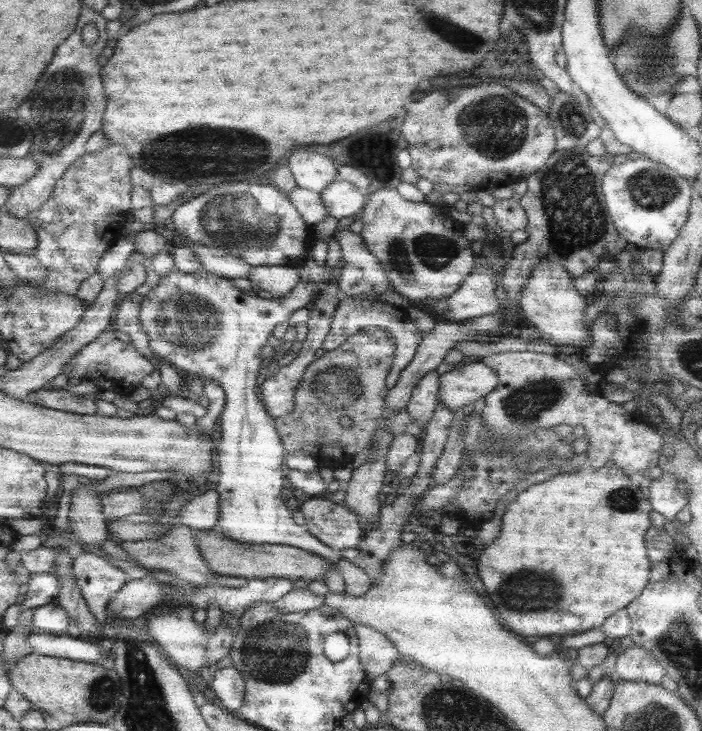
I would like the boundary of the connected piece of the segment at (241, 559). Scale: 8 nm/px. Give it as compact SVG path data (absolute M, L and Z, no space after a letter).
M200 532L201 549L208 559L210 566L217 574L224 576L238 576L249 580L286 578L296 581L306 580L308 583L314 580L323 580L331 564L315 552L303 548L284 546L278 544L264 544L254 546L253 544L242 544L238 540L232 540L221 532Z

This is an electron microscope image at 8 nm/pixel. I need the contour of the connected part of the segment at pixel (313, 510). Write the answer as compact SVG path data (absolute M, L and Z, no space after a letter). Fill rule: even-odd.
M310 497L301 507L299 515L303 524L328 548L336 551L356 548L367 533L358 516L340 503Z

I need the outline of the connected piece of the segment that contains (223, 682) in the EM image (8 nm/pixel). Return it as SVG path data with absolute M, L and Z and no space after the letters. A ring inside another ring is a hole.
M227 667L216 670L212 687L219 703L235 713L246 701L247 680L239 668Z

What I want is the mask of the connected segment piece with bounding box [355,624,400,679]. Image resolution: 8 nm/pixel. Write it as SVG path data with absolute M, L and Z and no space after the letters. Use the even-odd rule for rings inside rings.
M356 624L355 631L358 633L359 639L359 656L364 664L367 676L375 679L377 676L387 673L392 668L393 662L399 659L400 652L397 651L397 648L384 635L373 628Z

